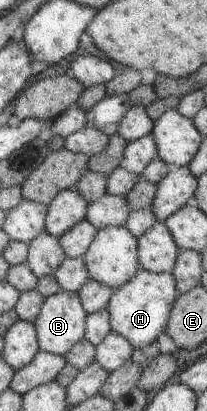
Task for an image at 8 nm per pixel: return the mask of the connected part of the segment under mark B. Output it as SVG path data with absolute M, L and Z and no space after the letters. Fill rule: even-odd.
M59 289L45 297L33 321L38 349L63 357L83 338L86 315L76 292Z

